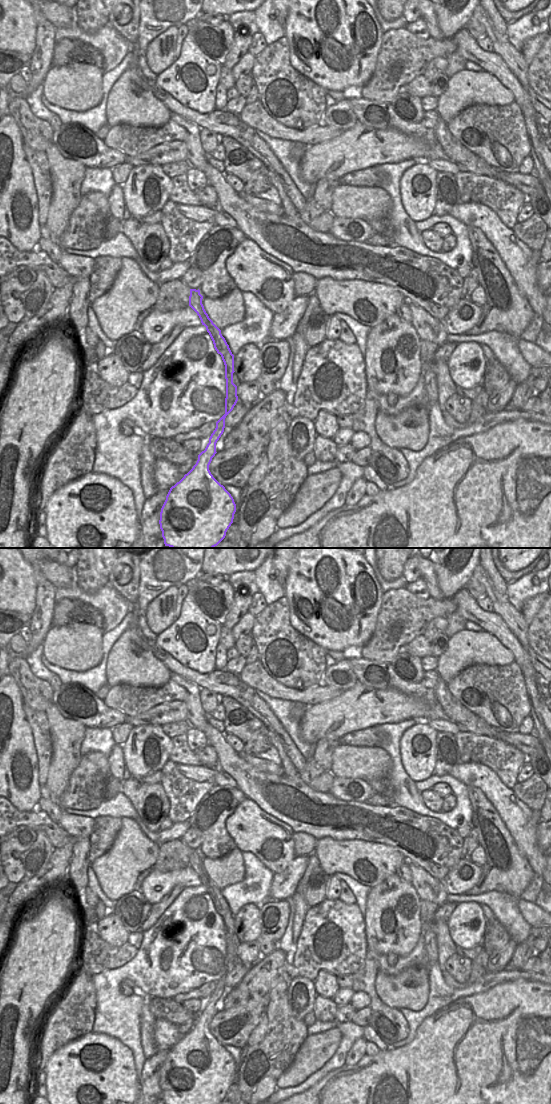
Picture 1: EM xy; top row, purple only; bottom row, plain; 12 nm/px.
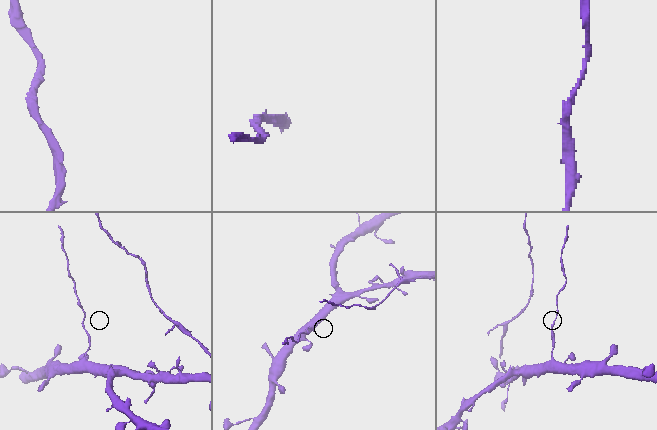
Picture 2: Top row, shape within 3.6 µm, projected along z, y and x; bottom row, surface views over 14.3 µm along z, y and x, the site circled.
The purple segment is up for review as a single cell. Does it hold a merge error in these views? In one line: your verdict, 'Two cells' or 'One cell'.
Two cells

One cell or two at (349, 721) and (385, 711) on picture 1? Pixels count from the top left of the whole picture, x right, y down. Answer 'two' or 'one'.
one

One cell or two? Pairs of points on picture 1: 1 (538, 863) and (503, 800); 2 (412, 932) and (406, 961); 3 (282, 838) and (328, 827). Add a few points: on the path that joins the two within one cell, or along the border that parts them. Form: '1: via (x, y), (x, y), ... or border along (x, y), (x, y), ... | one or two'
1: via (528, 847), (522, 829), (522, 822), (516, 816) | one
2: border along (421, 934), (416, 945), (407, 954), (398, 956) | two
3: border along (275, 818), (286, 823), (294, 832) | two

